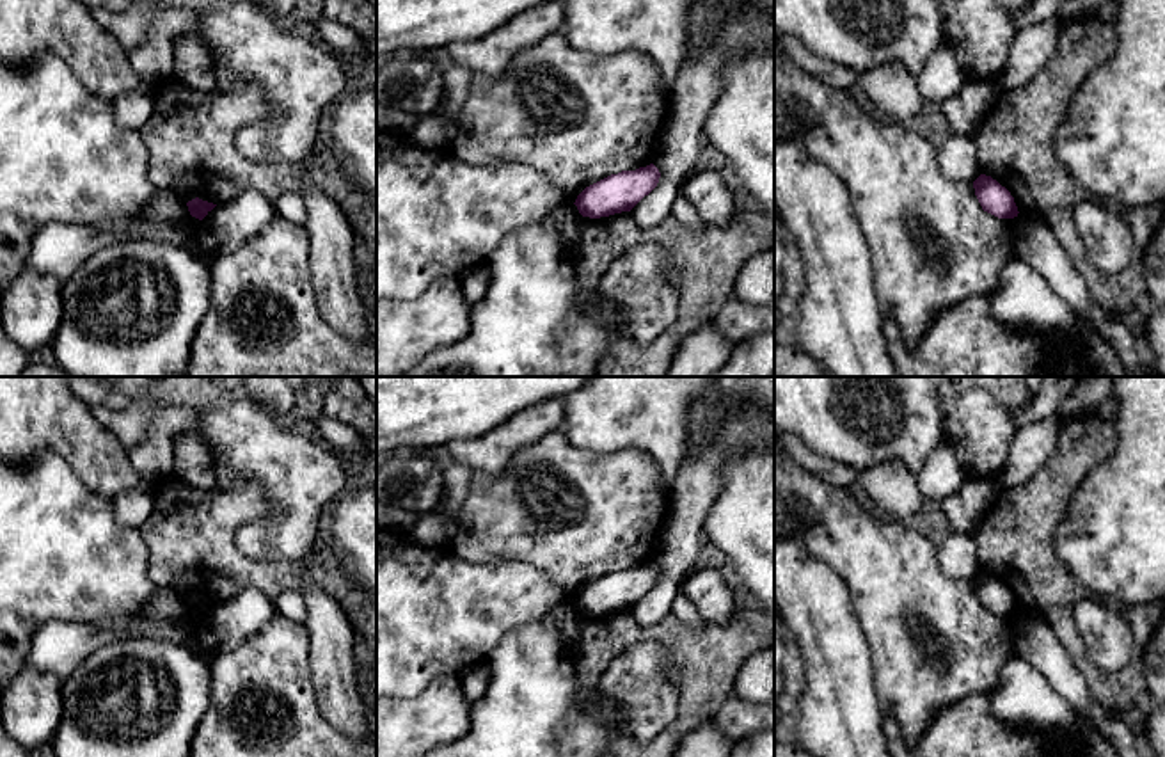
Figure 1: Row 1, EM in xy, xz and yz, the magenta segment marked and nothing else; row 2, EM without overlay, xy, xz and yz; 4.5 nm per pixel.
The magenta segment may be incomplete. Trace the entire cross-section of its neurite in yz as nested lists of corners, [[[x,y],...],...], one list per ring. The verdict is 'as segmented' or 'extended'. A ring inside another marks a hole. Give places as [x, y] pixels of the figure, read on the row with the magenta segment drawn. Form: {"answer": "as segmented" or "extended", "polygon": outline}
{"answer": "as segmented", "polygon": [[[980,174],[973,181],[975,195],[984,211],[998,217],[998,219],[1014,219],[1018,217],[1018,206],[1010,192],[1002,187],[991,176]]]}

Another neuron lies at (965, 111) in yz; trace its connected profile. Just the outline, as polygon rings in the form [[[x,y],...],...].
[[[968,80],[963,89],[939,103],[952,133],[973,135],[998,92],[995,80]]]

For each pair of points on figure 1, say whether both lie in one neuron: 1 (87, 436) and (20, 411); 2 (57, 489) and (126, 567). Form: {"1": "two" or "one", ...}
{"1": "one", "2": "one"}

